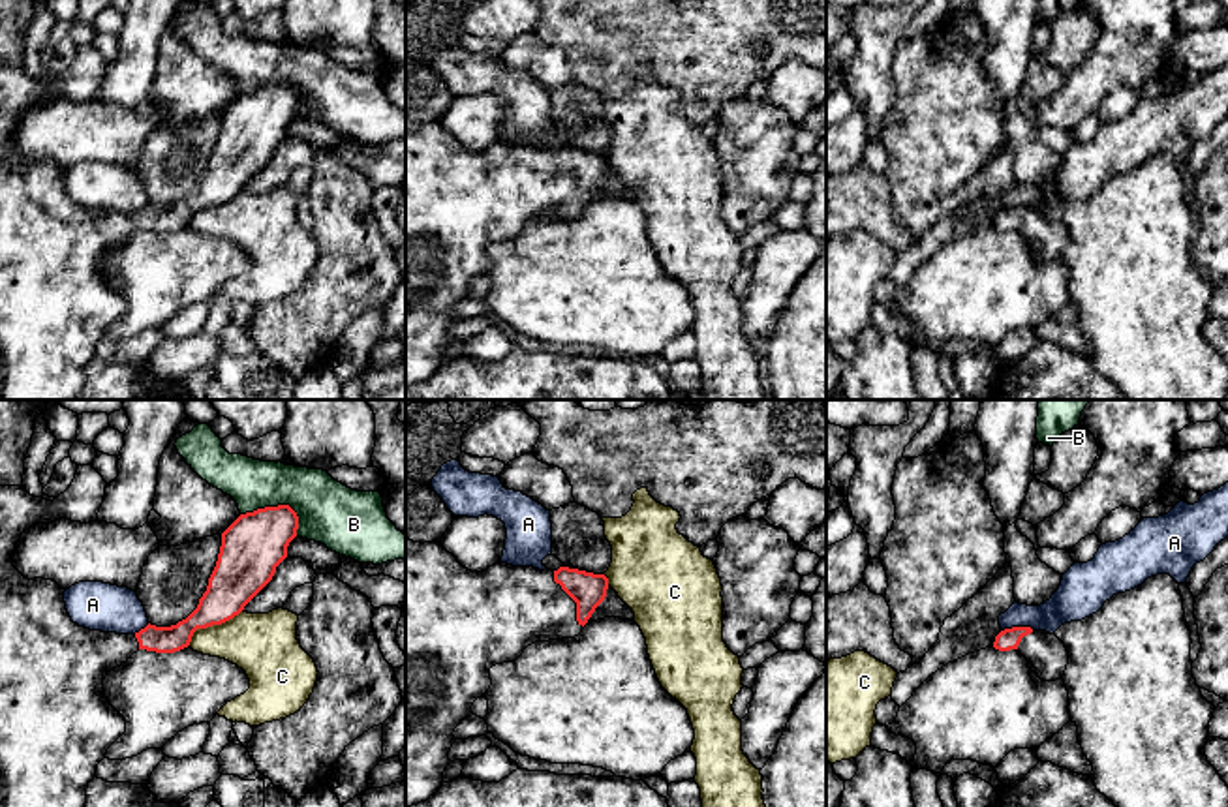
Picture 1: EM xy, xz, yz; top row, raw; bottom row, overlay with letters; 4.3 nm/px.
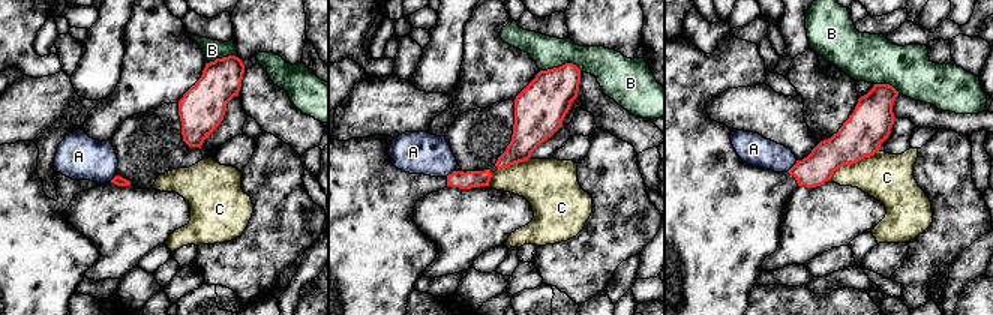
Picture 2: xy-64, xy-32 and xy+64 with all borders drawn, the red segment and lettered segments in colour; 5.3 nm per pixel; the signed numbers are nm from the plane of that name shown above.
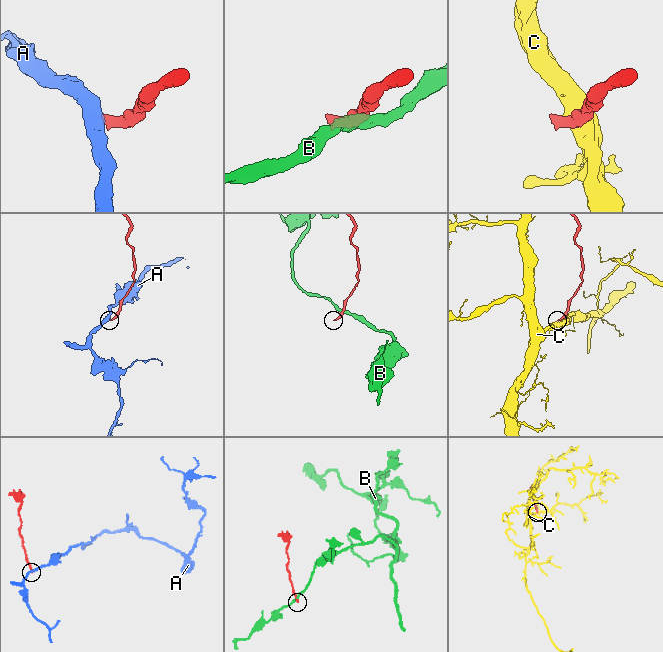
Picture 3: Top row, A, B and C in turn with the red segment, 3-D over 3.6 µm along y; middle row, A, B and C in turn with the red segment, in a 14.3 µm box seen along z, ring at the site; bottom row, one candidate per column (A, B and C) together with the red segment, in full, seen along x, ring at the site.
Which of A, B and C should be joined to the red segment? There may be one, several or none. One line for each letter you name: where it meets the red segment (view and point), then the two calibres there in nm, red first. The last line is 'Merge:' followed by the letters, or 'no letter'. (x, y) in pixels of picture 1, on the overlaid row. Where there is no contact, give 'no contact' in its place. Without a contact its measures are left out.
Merge: no letter

